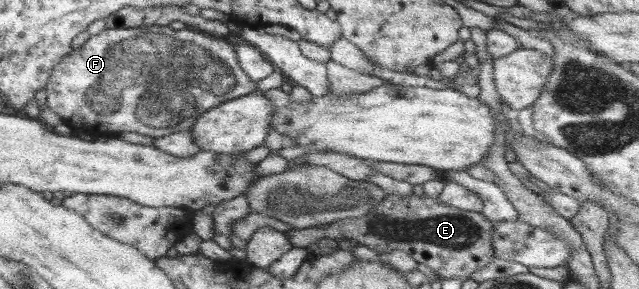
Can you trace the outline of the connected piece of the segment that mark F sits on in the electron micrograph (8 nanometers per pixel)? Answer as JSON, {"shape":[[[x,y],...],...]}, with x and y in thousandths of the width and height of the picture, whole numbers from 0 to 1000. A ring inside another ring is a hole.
{"shape":[[[266,87],[164,97],[155,121],[142,125],[127,166],[113,170],[111,183],[97,197],[77,260],[69,301],[72,363],[102,426],[136,453],[207,453],[239,478],[296,450],[326,377],[402,308],[374,232],[365,149],[300,93],[274,104]]]}

